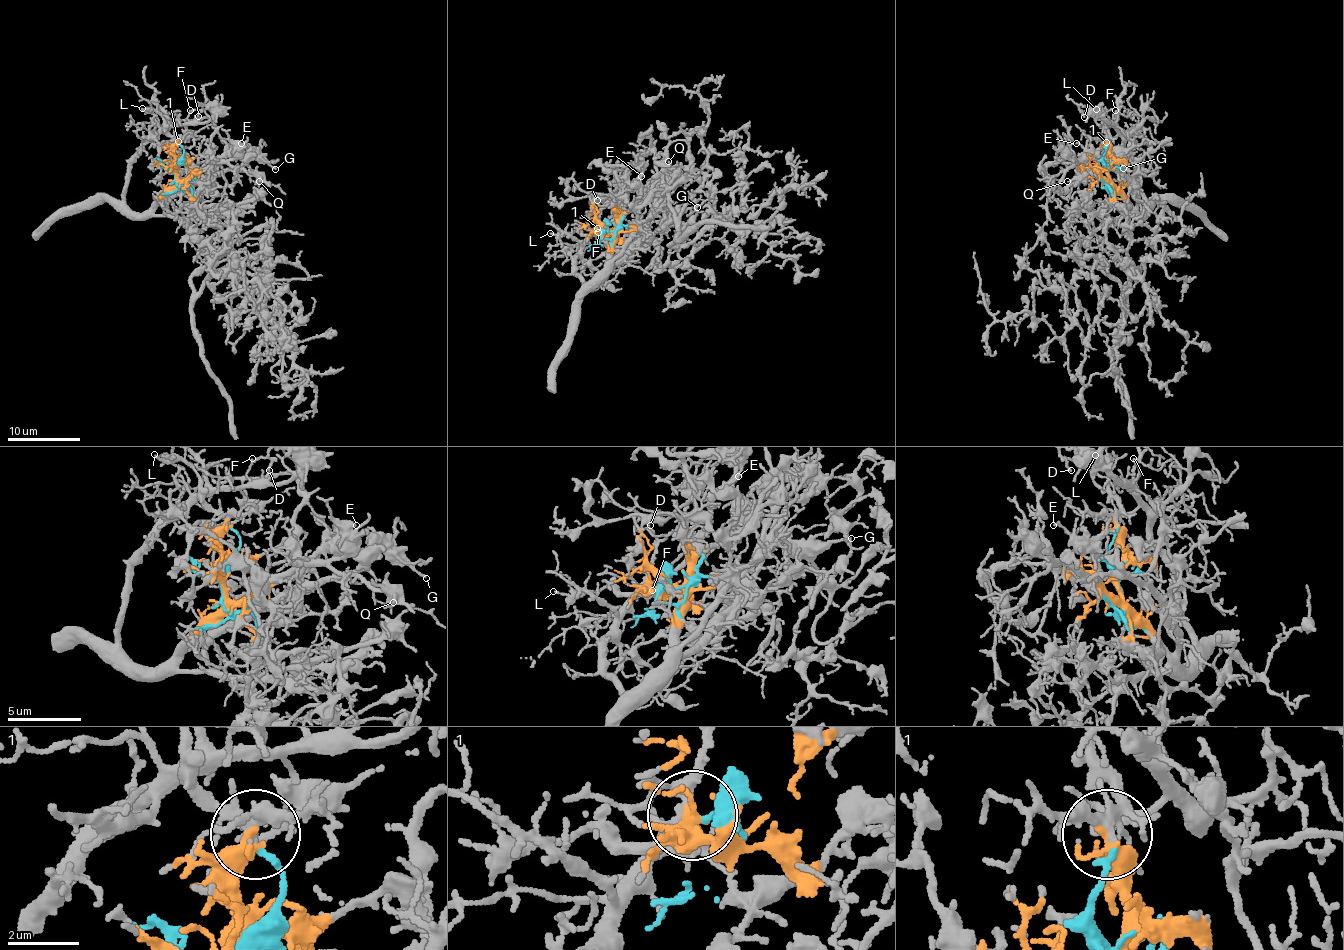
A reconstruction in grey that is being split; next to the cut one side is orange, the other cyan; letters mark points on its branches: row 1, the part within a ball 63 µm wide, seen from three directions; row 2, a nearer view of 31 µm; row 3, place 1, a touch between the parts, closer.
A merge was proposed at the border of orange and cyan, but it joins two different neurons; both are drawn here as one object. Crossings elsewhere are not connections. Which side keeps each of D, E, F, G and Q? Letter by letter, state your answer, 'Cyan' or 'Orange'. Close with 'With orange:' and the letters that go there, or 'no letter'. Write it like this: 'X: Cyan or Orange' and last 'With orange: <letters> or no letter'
D: Orange
E: Orange
F: Orange
G: Orange
Q: Orange
With orange: D, E, F, G, Q

